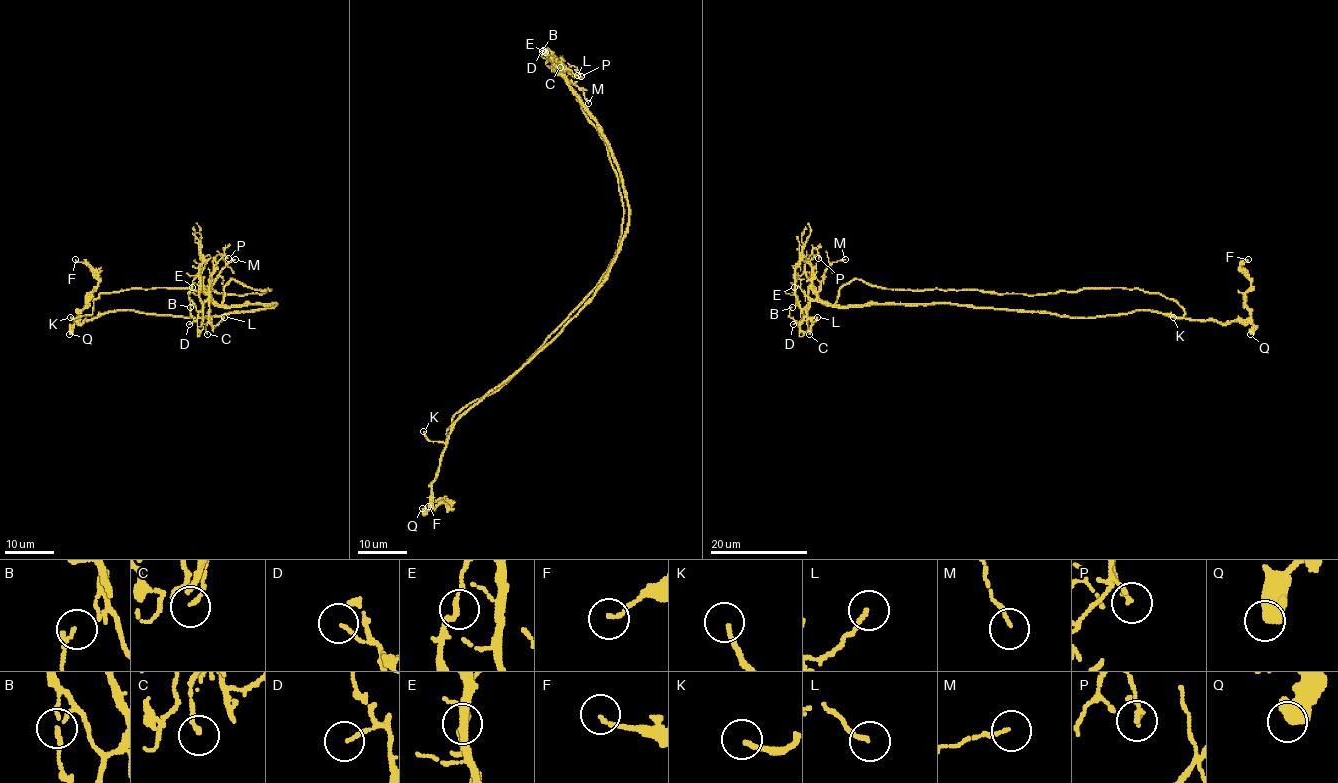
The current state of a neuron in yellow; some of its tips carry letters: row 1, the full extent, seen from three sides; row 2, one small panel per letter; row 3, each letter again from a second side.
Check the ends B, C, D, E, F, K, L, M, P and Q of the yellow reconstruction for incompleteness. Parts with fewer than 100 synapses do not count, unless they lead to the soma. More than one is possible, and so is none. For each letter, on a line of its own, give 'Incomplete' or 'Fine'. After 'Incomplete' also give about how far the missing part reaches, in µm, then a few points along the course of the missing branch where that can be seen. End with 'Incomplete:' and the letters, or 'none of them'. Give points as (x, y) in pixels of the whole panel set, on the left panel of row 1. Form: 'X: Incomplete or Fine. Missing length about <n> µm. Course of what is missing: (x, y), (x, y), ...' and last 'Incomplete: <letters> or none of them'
B: Fine
C: Fine
D: Fine
E: Fine
F: Fine
K: Incomplete. Missing length about 45 µm. Course of what is missing: (70, 317), (71, 304), (68, 315), (59, 314), (54, 322), (61, 322), (90, 358), (90, 372)
L: Fine
M: Fine
P: Fine
Q: Fine
Incomplete: K

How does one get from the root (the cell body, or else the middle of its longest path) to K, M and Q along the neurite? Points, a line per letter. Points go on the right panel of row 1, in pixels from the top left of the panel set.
K: (878, 303), (836, 301), (855, 279), (886, 289), (1027, 295), (1125, 287), (1171, 298), (1184, 312), (1173, 317)
M: (878, 303), (829, 306), (818, 297), (817, 291), (825, 270), (833, 262), (845, 259)
Q: (878, 303), (972, 304), (1073, 318), (1150, 309), (1187, 319), (1249, 322), (1253, 325), (1250, 334)

